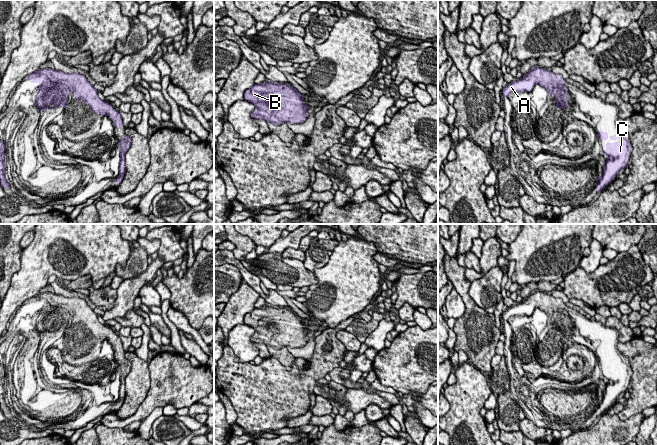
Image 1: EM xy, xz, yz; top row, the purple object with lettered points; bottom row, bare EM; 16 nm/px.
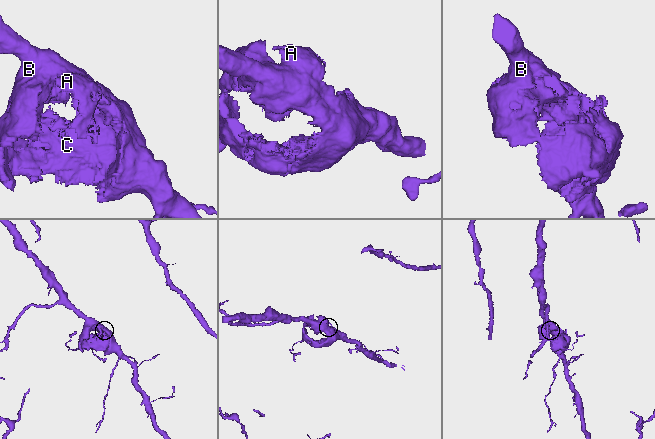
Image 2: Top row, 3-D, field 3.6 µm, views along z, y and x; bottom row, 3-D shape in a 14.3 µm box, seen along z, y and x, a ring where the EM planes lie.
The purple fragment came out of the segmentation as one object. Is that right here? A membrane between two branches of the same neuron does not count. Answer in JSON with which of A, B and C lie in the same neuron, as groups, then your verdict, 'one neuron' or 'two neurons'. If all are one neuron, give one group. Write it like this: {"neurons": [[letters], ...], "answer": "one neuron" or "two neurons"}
{"neurons": [["A", "B", "C"]], "answer": "one neuron"}

